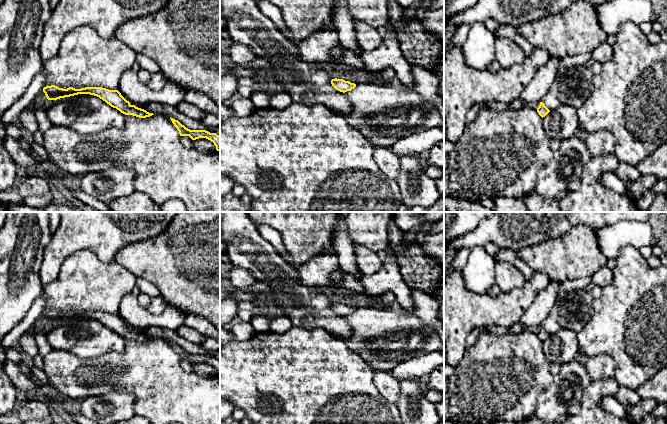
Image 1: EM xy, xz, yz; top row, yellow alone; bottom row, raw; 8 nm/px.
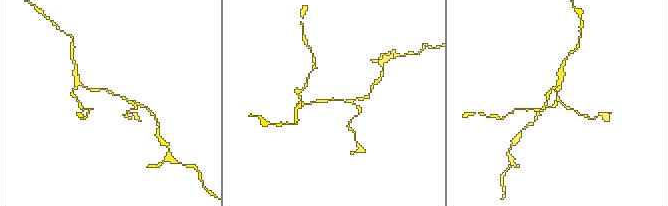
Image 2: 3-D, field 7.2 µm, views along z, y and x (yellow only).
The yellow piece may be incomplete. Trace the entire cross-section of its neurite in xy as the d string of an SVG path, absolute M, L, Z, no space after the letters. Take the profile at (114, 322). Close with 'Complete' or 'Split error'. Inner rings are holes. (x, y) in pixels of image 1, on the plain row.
M51 309L44 311L43 316L48 324L57 324L78 318L90 318L99 321L111 331L116 332L125 339L133 339L139 342L146 342L154 339L153 337L149 337L135 329L131 329L118 314L109 314L102 311L85 311L81 313L69 311L67 313L63 313L55 309Z. Complete

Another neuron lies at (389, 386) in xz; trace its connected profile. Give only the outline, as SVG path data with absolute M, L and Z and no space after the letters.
M374 370L374 383L382 396L392 404L398 402L400 396L400 380L389 371Z

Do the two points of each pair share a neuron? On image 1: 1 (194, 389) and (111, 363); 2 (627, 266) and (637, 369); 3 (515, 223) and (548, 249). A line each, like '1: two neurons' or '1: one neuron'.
1: one neuron
2: one neuron
3: two neurons

